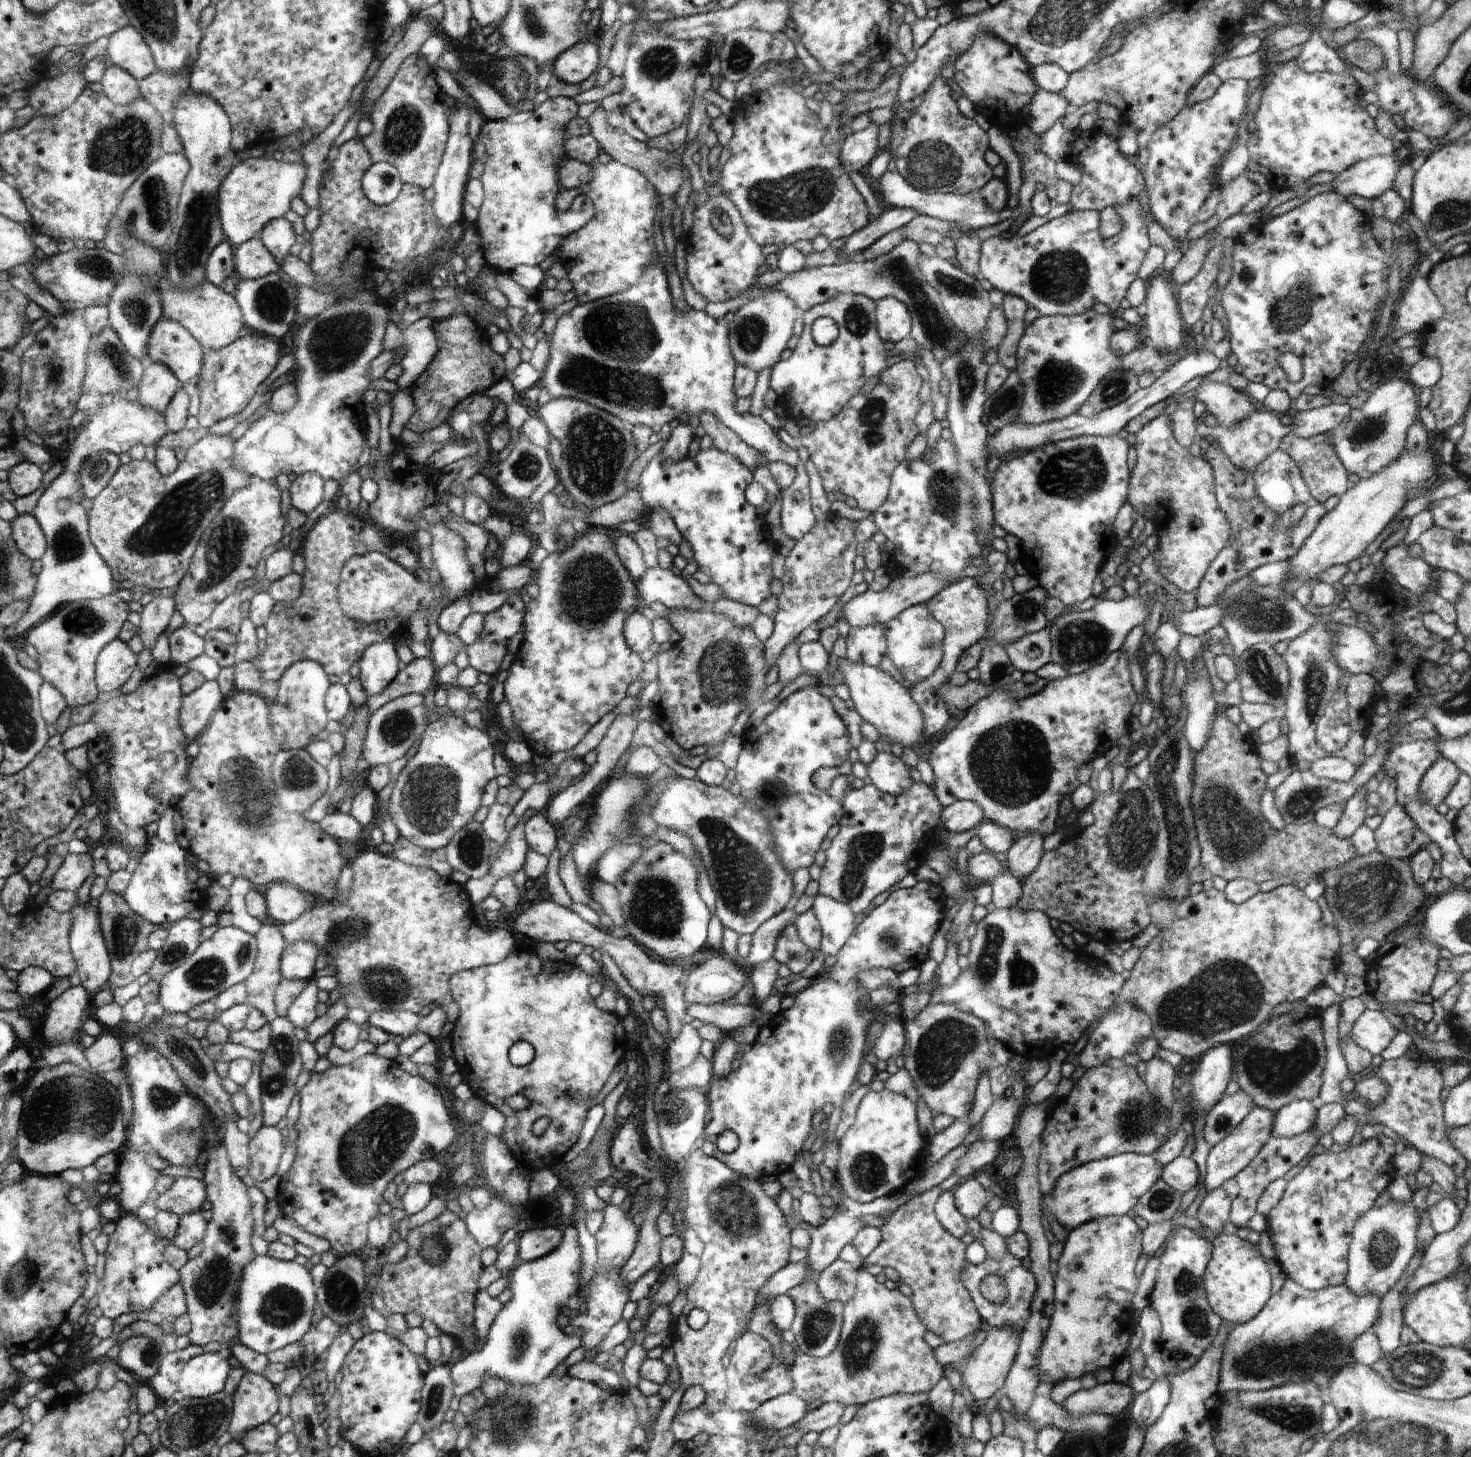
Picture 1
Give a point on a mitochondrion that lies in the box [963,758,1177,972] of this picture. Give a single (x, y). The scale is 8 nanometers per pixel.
(1128, 832)

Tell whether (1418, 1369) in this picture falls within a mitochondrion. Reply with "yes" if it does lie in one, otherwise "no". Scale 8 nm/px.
yes

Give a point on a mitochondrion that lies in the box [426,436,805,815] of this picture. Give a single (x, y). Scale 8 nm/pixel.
(590, 589)

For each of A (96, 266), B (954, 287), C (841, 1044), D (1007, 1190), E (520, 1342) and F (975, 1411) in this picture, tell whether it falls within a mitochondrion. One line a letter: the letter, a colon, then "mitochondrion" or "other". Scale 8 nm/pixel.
A: mitochondrion
B: mitochondrion
C: mitochondrion
D: other
E: mitochondrion
F: other

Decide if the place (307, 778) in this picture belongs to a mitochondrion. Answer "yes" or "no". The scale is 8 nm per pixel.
yes

